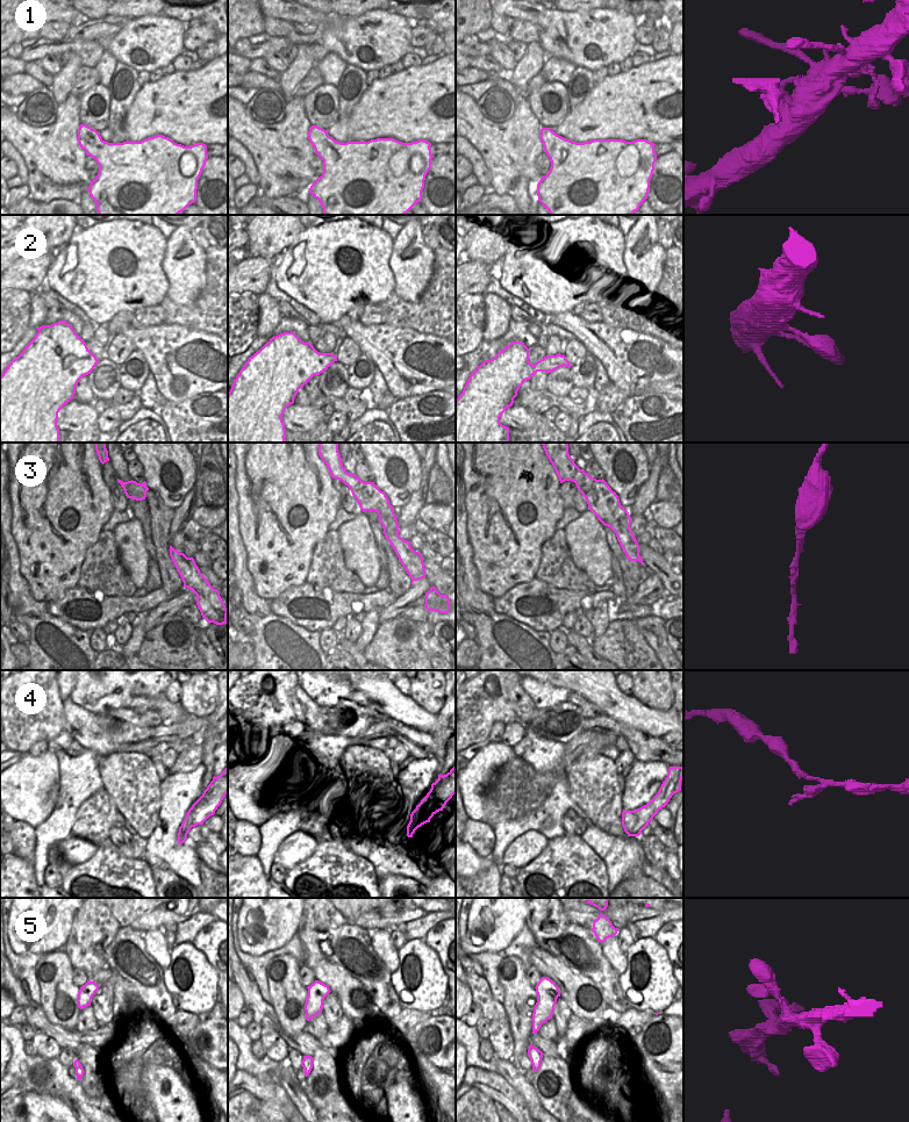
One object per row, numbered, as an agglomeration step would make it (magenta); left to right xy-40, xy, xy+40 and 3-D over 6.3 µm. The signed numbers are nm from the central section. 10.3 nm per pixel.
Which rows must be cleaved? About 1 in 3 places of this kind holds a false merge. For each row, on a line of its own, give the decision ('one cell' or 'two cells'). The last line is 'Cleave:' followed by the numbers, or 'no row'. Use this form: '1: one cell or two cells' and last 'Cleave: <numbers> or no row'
1: two cells
2: one cell
3: one cell
4: one cell
5: one cell
Cleave: 1

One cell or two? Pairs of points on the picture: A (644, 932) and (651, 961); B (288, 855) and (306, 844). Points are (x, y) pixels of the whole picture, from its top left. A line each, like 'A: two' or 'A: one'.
A: two
B: one

